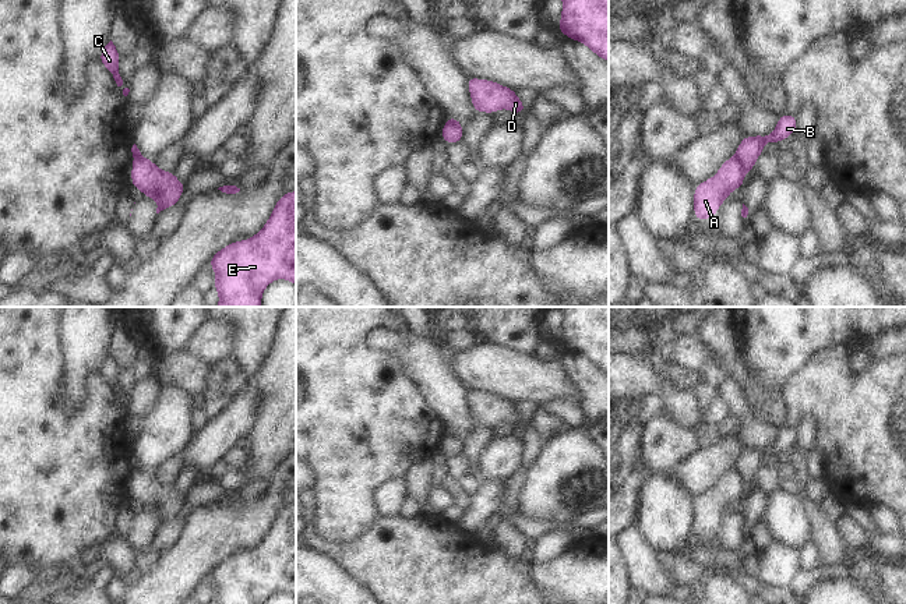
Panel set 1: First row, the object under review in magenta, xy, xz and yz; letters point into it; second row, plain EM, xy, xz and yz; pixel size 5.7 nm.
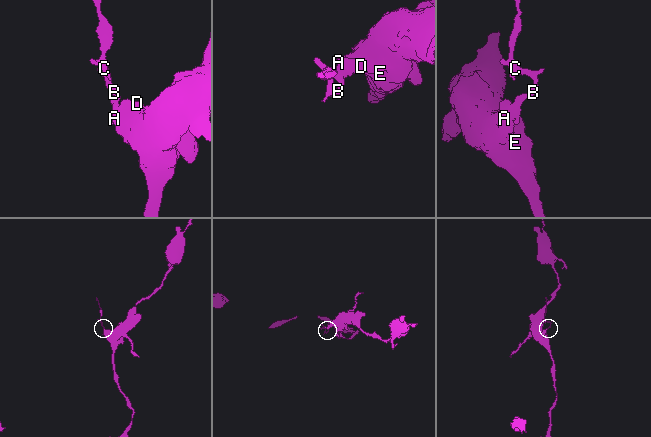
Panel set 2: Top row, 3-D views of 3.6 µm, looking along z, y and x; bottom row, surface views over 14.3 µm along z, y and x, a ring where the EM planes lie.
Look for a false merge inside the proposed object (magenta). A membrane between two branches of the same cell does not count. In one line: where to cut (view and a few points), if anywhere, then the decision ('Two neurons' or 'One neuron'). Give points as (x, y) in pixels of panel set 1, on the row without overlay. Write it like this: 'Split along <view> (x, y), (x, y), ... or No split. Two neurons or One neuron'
Split along yz (733, 469), (744, 484). Two neurons

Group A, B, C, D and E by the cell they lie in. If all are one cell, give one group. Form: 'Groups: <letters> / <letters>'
Groups: A D E / B C

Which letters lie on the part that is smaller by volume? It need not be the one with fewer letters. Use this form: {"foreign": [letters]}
{"foreign": ["B", "C"]}

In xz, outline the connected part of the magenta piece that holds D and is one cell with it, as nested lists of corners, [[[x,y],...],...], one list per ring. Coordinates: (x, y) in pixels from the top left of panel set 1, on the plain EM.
[[[468,389],[466,393],[475,425],[484,424],[493,427],[497,423],[508,421],[519,428],[526,423],[526,418],[512,400],[476,389]]]

